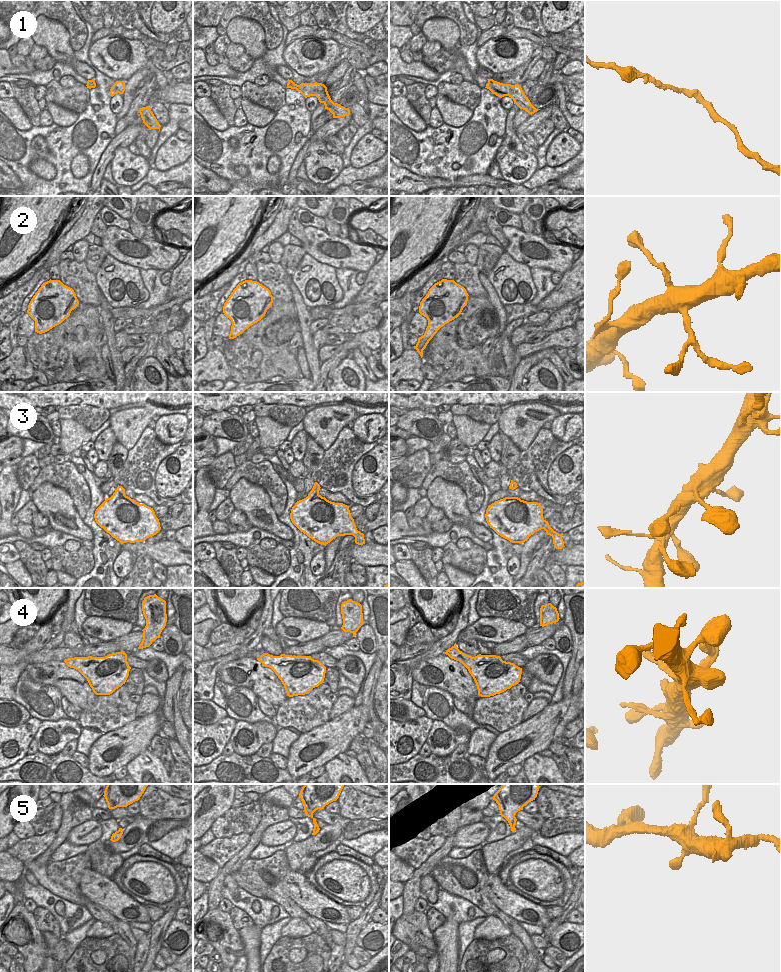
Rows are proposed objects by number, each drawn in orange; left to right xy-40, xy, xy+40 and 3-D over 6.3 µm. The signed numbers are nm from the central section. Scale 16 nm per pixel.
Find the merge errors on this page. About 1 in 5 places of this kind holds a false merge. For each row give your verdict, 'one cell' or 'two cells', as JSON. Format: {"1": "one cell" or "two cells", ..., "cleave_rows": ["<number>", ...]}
{"1": "one cell", "2": "two cells", "3": "one cell", "4": "one cell", "5": "one cell", "cleave_rows": ["2"]}

